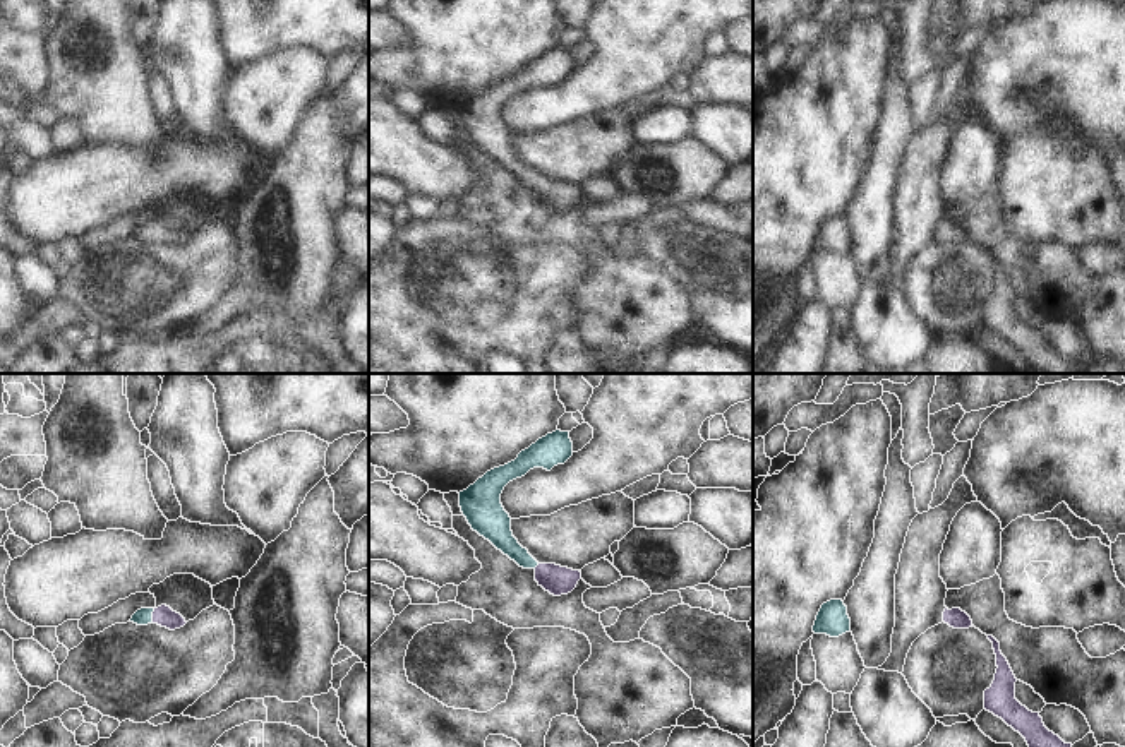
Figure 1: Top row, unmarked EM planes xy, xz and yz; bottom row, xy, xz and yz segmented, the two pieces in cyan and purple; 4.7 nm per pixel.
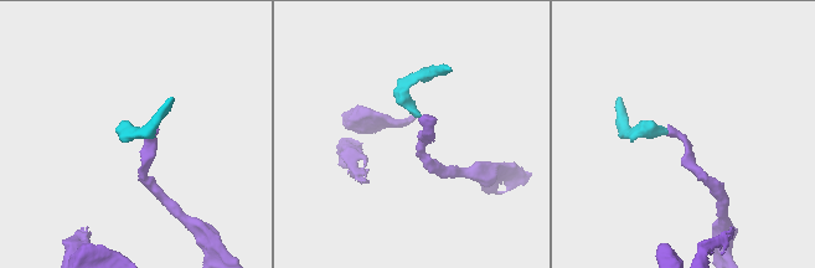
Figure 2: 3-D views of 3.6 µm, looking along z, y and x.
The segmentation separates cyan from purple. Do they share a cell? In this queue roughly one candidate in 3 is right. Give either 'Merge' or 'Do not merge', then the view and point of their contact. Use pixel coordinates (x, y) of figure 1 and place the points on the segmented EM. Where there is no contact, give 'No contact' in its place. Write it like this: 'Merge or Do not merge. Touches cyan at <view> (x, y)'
Merge. Touches cyan at xy (151, 615).

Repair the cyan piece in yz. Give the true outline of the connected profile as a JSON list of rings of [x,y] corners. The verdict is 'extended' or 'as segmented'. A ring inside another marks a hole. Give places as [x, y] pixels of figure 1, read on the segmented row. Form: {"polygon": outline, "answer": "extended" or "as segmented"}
{"polygon": [[[830,600],[821,605],[813,632],[827,634],[830,637],[839,637],[851,630],[851,619],[847,615],[847,607],[842,600]]], "answer": "as segmented"}

